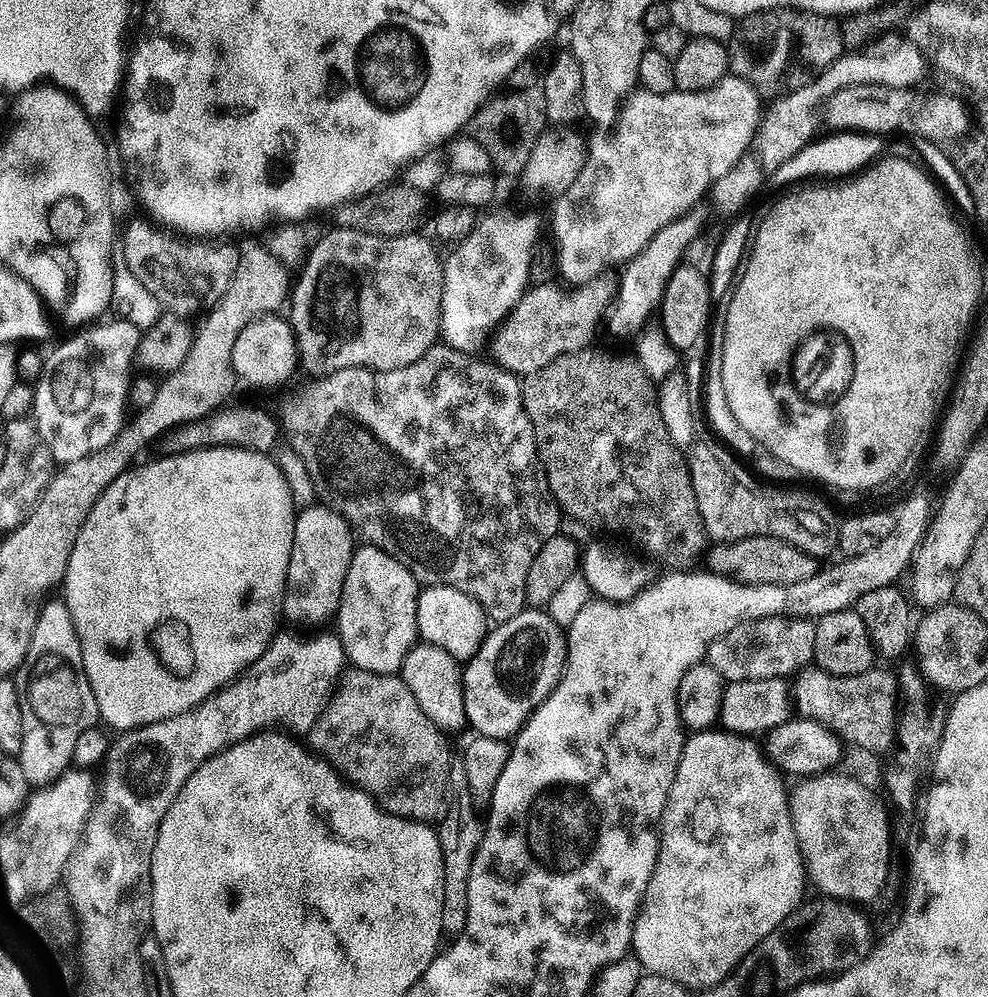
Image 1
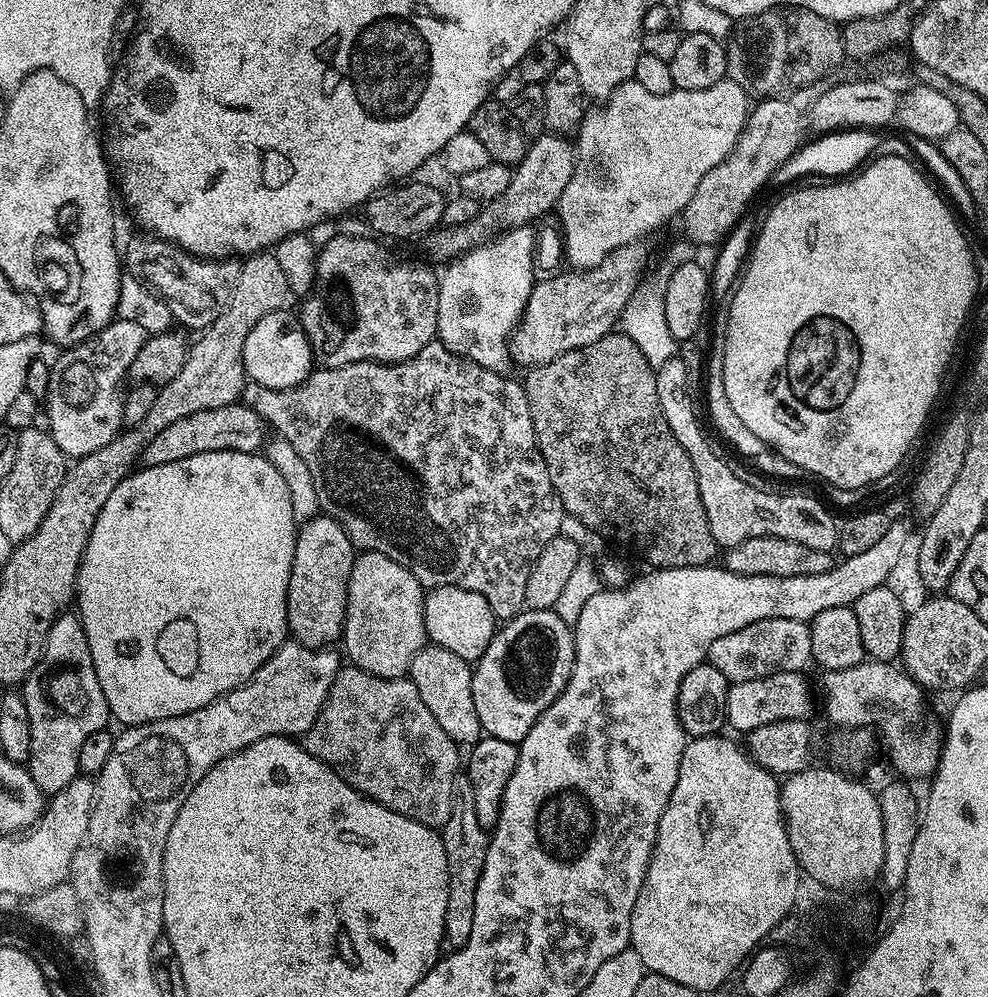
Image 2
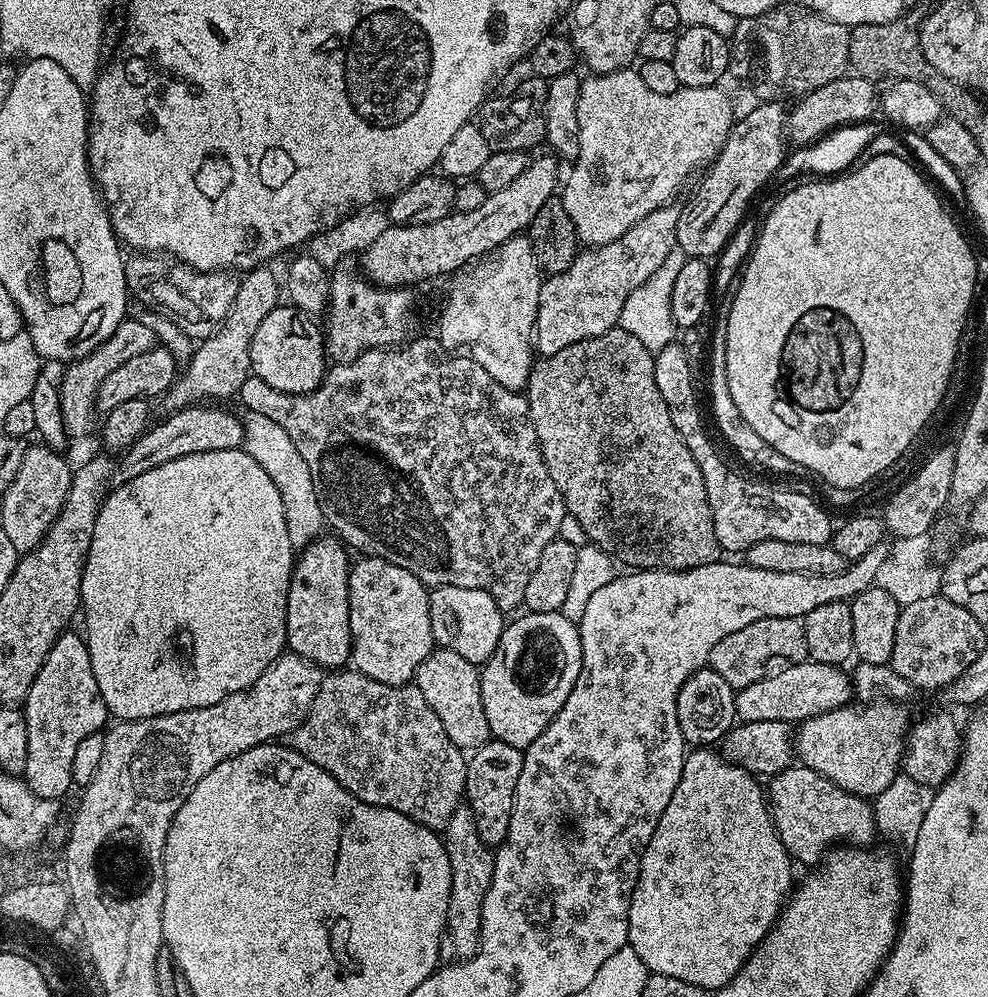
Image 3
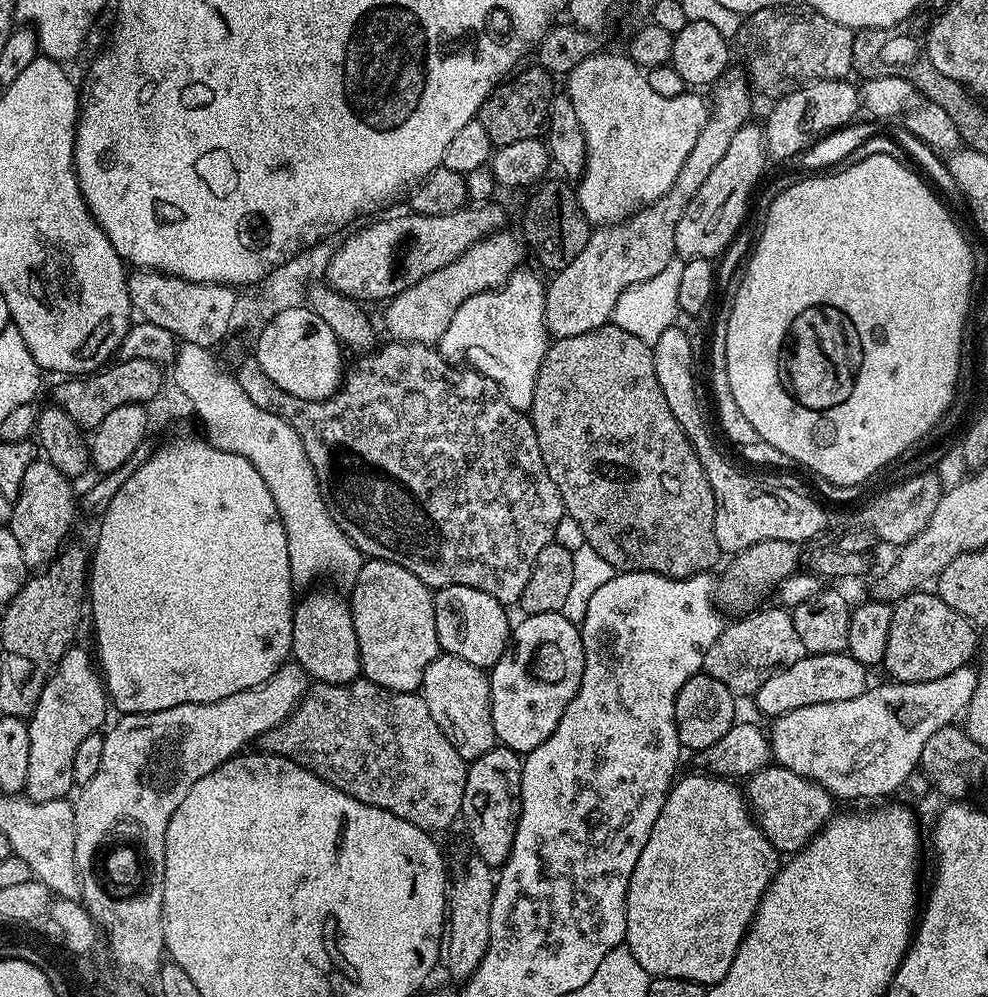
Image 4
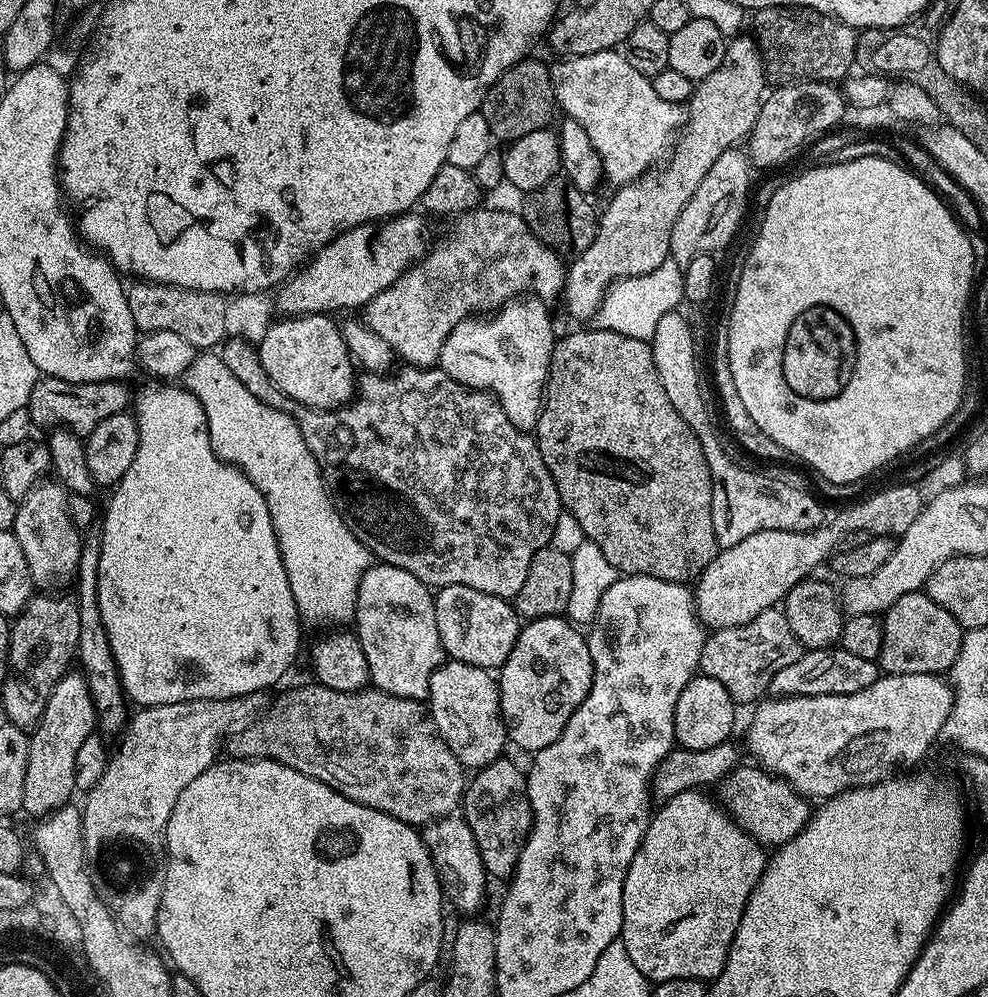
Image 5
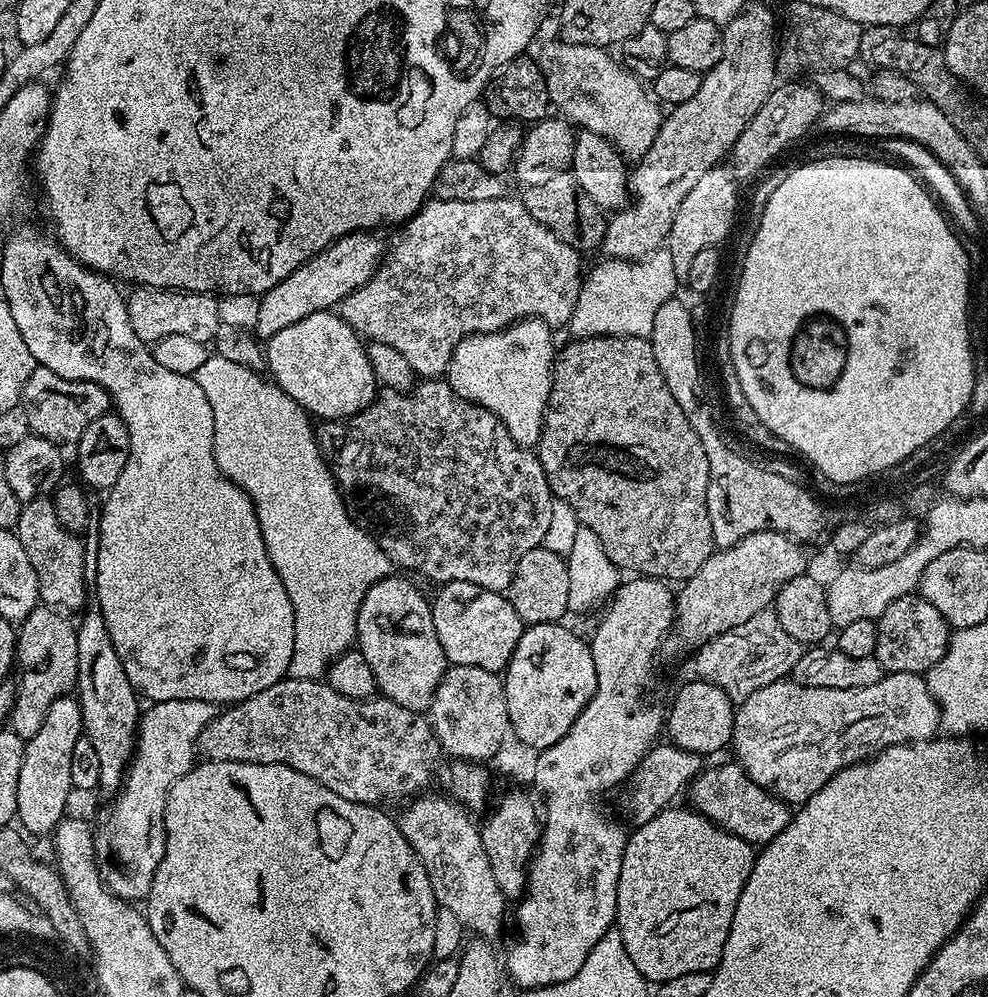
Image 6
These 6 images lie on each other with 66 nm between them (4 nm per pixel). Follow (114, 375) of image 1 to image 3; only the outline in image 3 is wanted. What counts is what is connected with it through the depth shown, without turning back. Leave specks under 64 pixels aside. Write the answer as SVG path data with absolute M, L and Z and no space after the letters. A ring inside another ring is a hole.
M125 318L85 360L73 360L67 365L64 377L58 380L60 392L62 418L65 419L65 428L69 437L88 436L97 431L98 428L98 409L96 407L96 395L106 378L112 370L118 370L126 362L126 358L134 358L137 354L142 354L150 350L157 343L156 335L150 330L150 326L142 326L134 318ZM97 416L97 420L96 420Z

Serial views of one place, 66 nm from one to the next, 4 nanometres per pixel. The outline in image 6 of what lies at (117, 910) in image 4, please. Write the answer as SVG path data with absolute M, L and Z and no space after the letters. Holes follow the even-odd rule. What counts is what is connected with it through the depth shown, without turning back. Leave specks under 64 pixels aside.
M157 700L143 709L140 726L136 729L136 751L132 753L124 783L115 793L113 800L116 801L105 810L104 820L94 824L92 834L100 877L119 900L140 902L152 893L154 874L164 857L164 811L168 792L174 782L197 763L200 735L217 711L217 705L201 700Z

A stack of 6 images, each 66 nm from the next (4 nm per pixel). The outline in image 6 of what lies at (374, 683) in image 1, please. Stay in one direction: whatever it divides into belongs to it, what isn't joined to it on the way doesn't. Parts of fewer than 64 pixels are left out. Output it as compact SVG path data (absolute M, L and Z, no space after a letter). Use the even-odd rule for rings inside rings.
M291 678L279 680L274 686L266 686L266 690L241 700L238 704L233 704L217 711L216 717L202 730L198 752L201 757L217 760L218 762L246 762L247 764L281 764L282 766L290 766L290 770L298 770L302 774L322 782L322 786L334 790L334 794L342 794L342 798L353 800L359 804L374 804L377 806L383 805L385 803L383 800L400 800L399 802L404 802L417 794L423 793L426 789L424 787L432 780L432 771L436 768L436 759L442 756L442 749L436 743L436 734L432 731L429 717L425 713L406 710L406 706L398 706L398 702L388 700L381 695L377 695L370 700L346 698L346 694L338 694L338 690L331 688L323 679L293 680Z

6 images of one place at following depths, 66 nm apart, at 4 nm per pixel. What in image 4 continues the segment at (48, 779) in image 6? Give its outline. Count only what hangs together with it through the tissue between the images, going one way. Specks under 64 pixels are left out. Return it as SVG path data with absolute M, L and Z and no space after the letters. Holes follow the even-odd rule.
M84 648L66 650L44 684L36 708L27 721L30 734L30 767L26 769L24 792L34 802L63 800L74 788L74 754L88 735L105 727L110 701L93 657Z

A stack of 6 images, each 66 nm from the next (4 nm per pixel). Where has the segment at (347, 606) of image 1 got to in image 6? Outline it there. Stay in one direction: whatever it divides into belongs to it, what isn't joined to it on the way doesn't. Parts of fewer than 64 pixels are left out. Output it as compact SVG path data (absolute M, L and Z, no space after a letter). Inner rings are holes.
M399 575L382 578L366 590L358 610L355 643L374 670L379 695L406 706L406 710L427 713L450 665L434 630L429 597Z

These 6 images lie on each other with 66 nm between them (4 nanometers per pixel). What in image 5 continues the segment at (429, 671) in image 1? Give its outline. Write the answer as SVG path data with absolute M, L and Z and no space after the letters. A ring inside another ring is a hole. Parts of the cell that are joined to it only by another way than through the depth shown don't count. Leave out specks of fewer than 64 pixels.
M445 659L430 678L426 707L432 713L440 737L465 769L479 770L505 755L504 744L509 739L504 719L500 717L500 686L489 669Z

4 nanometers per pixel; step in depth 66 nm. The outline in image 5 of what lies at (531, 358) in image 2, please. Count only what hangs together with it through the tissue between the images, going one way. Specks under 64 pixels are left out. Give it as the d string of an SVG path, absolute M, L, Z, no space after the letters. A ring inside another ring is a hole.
M740 34L728 40L728 49L721 64L718 65L718 70L714 70L714 74L710 74L693 87L692 99L686 105L686 119L682 131L667 157L668 165L661 172L649 170L632 183L619 187L615 191L616 197L605 206L604 212L602 208L599 213L594 242L590 242L586 250L575 253L571 261L573 264L567 265L564 273L562 305L564 304L565 310L574 319L584 320L580 322L591 321L602 298L608 293L610 285L617 280L623 280L626 276L650 274L650 270L662 266L662 262L669 259L670 232L678 219L678 214L681 214L682 208L690 202L694 190L702 186L702 178L706 178L710 166L714 166L714 162L718 162L719 156L726 150L737 147L752 131L766 95L766 87L764 88L766 73L764 60L760 57L755 39L751 35L744 35Z

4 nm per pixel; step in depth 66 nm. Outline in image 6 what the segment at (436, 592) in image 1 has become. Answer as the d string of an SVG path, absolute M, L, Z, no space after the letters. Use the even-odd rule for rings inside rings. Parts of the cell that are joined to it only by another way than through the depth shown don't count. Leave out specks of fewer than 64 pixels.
M450 582L443 585L439 591L436 597L434 595L431 597L430 603L434 630L438 634L438 642L442 642L442 650L446 654L449 665L478 666L482 670L503 673L518 646L518 638L524 633L526 627L518 618L514 606L510 606L507 595L504 592L474 586L474 582Z

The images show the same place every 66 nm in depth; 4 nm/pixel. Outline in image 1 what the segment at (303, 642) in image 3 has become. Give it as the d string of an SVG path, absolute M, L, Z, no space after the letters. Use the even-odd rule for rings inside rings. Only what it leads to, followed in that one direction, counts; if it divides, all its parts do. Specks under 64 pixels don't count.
M313 502L307 506L301 507L296 514L296 521L294 522L294 542L292 543L292 549L290 550L290 566L286 570L286 586L284 587L284 611L283 615L288 616L293 620L293 625L304 626L300 624L316 624L312 626L320 626L323 620L331 621L335 617L338 606L340 605L340 599L342 598L342 582L346 578L346 570L350 570L350 558L352 557L354 551L354 533L352 528L348 523L342 518L342 514L338 514L329 508L327 504L322 504L319 502Z

